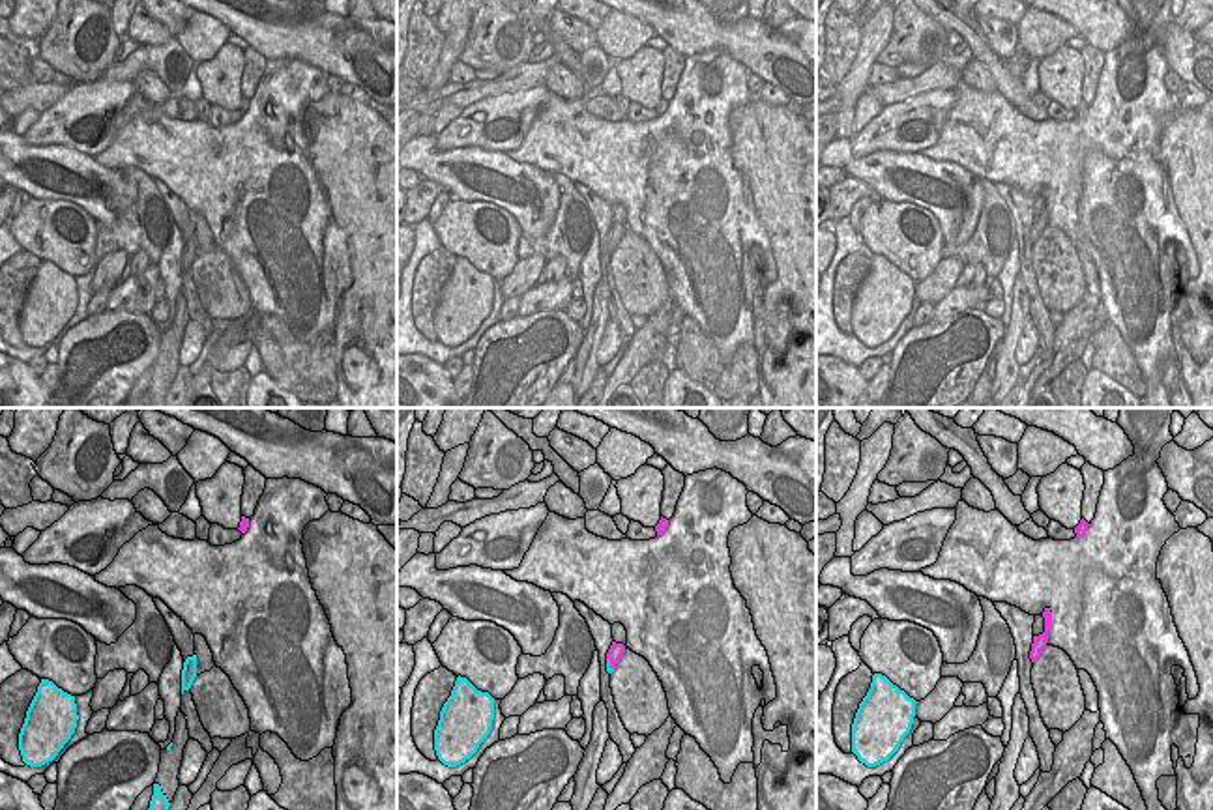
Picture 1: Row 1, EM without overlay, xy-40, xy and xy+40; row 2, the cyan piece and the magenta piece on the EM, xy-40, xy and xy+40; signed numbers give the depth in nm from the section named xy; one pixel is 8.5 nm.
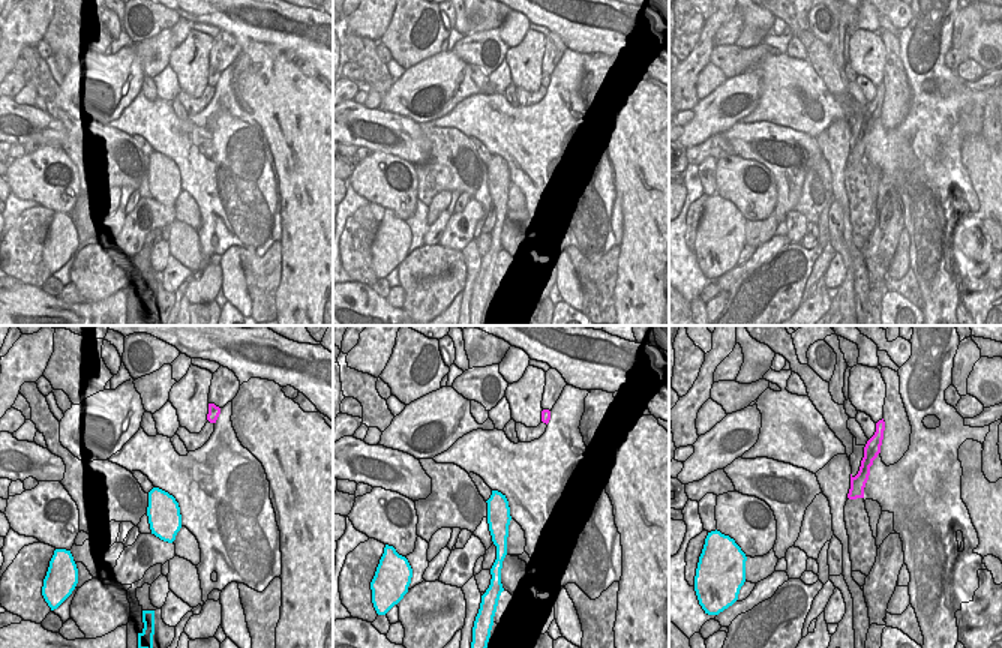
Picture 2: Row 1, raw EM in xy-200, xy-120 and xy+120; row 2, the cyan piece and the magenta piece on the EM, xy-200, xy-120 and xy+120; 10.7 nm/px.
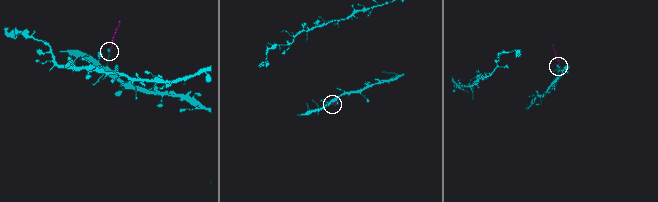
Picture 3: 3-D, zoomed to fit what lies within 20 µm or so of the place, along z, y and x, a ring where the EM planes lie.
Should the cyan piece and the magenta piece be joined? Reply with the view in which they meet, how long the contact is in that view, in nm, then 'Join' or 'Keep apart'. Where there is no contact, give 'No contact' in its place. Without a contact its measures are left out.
Touches cyan in xy. Shared border 110 nm. Keep apart.

